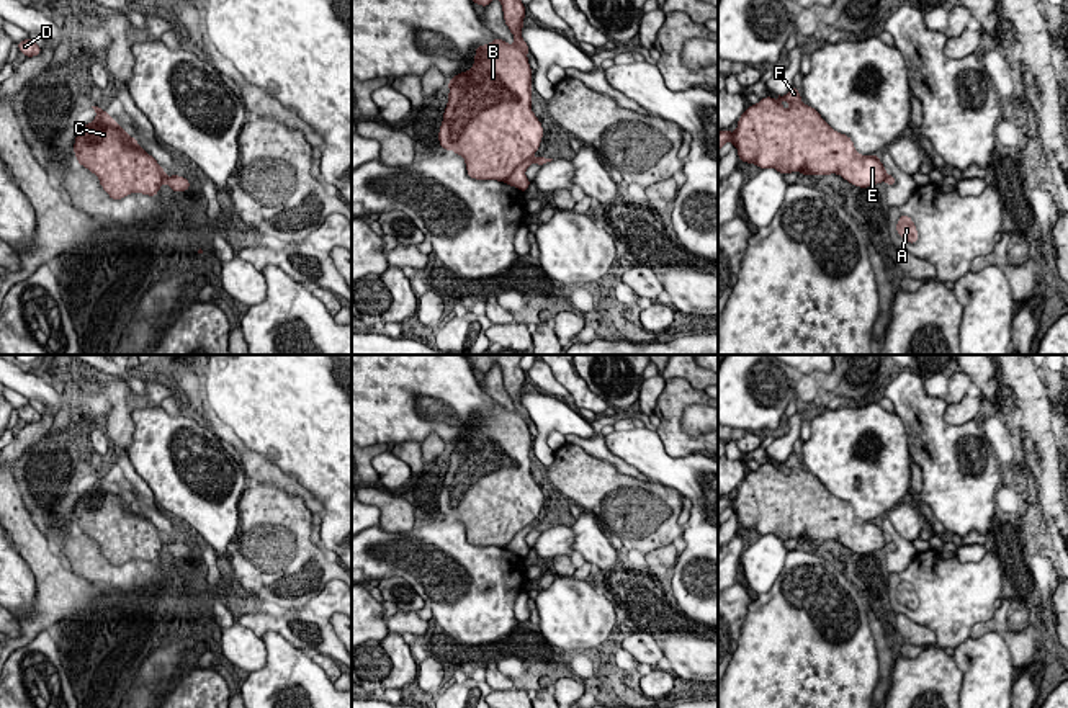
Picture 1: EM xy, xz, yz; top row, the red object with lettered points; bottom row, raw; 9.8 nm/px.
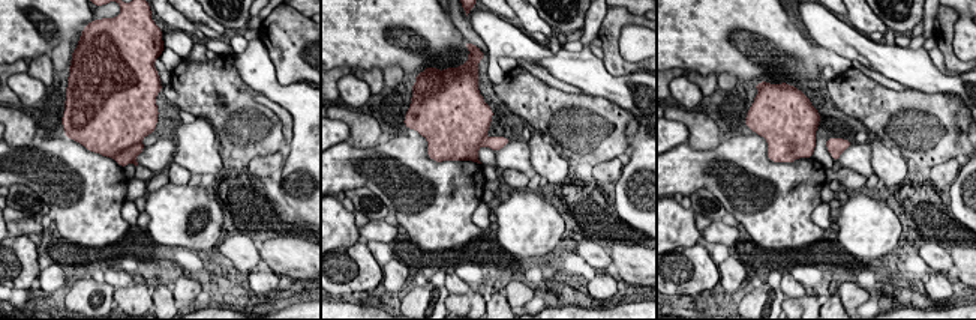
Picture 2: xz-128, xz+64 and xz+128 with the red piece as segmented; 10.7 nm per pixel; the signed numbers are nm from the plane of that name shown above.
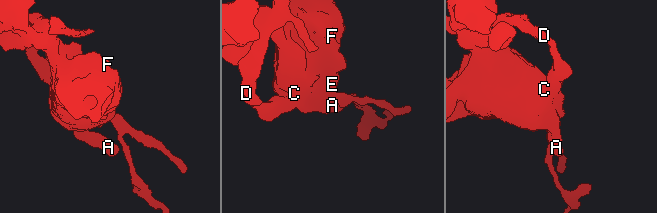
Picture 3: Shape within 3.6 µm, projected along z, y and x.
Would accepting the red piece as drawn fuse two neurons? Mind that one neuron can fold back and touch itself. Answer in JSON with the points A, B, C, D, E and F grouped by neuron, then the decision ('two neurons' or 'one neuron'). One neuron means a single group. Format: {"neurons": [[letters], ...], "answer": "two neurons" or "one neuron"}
{"neurons": [["A", "B", "C", "E", "F"], ["D"]], "answer": "two neurons"}

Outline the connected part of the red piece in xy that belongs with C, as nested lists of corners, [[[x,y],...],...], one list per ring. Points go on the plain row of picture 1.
[[[92,473],[96,484],[75,492],[77,528],[95,540],[111,566],[131,559],[155,562],[165,549],[165,536],[105,476]]]

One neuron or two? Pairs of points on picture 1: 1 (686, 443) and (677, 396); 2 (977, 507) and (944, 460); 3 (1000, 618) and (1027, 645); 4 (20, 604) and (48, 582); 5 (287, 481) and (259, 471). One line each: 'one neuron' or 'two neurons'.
1: one neuron
2: one neuron
3: one neuron
4: two neurons
5: one neuron

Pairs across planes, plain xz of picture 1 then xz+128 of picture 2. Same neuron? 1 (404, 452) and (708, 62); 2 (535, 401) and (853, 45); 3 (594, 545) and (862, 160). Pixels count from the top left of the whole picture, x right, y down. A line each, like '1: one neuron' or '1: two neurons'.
1: two neurons
2: one neuron
3: two neurons

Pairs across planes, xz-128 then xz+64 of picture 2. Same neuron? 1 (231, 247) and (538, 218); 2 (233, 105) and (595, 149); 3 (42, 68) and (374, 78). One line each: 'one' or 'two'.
1: two
2: one
3: one

